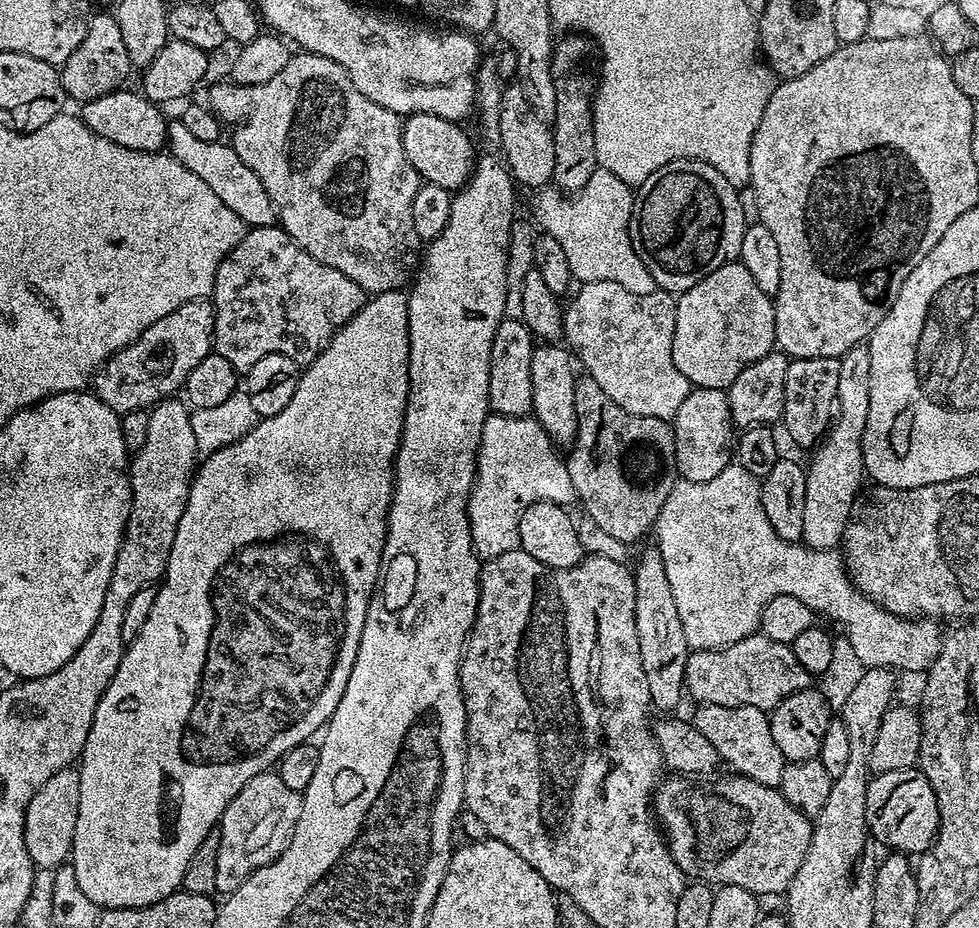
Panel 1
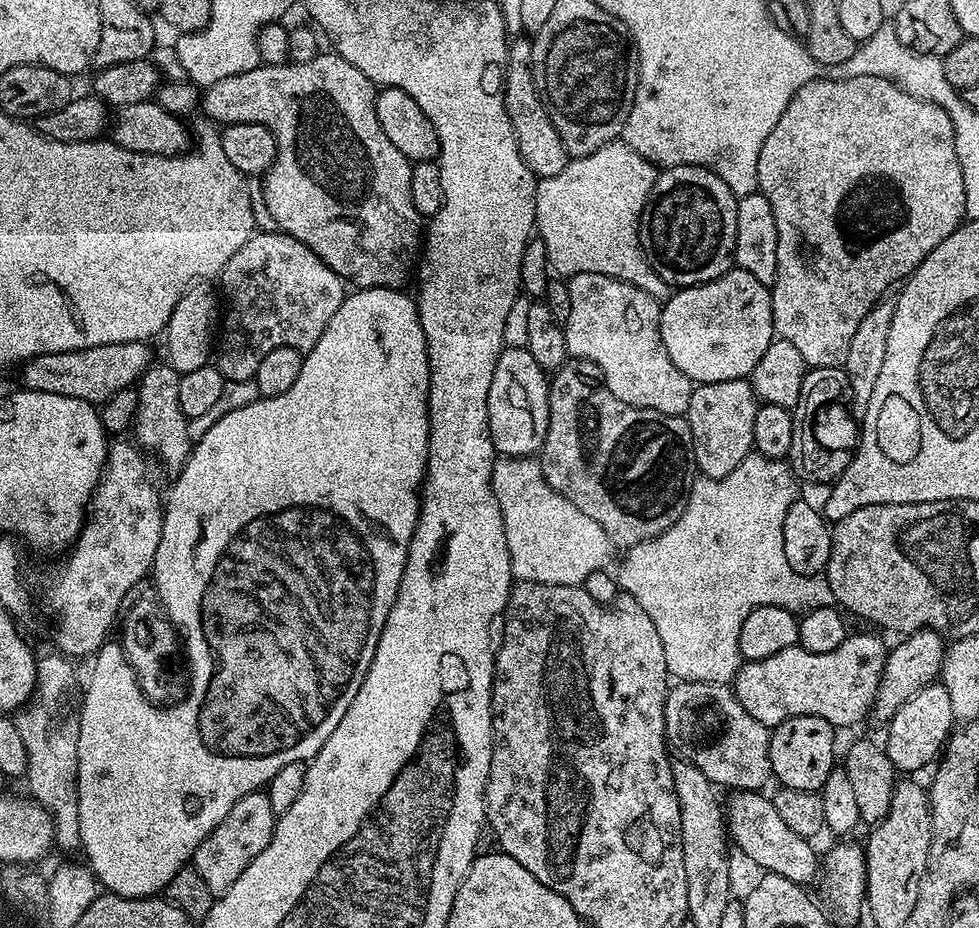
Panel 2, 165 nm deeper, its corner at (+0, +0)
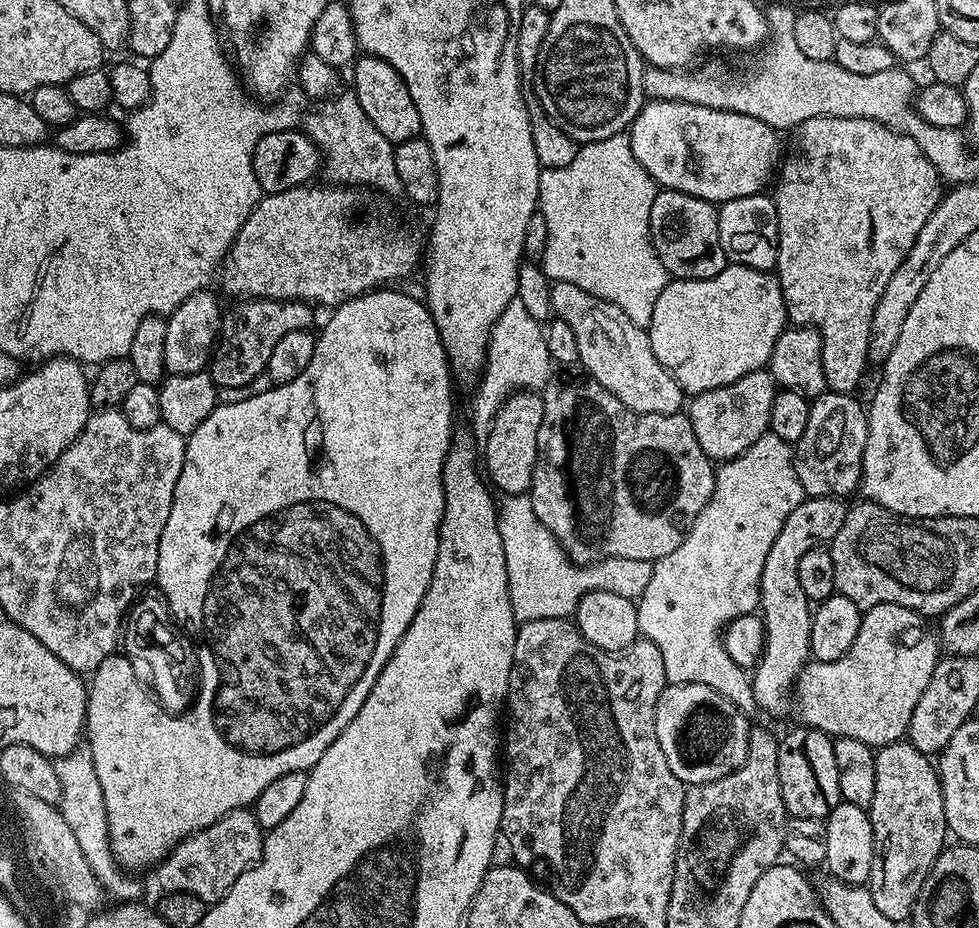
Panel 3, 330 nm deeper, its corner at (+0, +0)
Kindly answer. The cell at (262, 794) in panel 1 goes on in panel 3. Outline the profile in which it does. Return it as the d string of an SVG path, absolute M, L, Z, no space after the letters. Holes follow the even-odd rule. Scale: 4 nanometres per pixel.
M248 808L230 810L218 822L188 836L160 861L155 869L156 880L164 892L194 894L205 906L217 904L234 886L237 878L260 859L265 833L258 826L255 811Z

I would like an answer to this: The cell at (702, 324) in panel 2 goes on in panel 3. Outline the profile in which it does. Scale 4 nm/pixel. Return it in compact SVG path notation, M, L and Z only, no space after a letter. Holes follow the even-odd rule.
M729 263L718 274L714 274L714 278L702 278L701 280L669 279L662 294L658 294L658 302L654 302L654 314L648 319L646 331L650 338L650 346L654 350L654 358L658 358L658 362L662 362L662 366L666 366L666 370L676 379L678 386L685 394L695 394L714 390L718 386L726 386L730 382L738 382L738 378L742 378L746 374L761 371L767 365L770 354L774 350L774 342L778 342L778 338L788 323L788 307L782 294L780 277L776 275L775 271L763 272L762 270L754 270L750 266Z

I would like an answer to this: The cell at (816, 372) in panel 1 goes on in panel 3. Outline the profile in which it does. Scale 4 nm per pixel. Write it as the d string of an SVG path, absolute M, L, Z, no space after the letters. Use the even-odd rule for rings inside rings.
M825 390L810 403L810 419L800 441L794 445L794 459L798 482L802 482L804 495L808 498L829 498L828 496L848 496L860 488L862 458L868 437L868 414L865 405L859 403L855 395L847 392Z

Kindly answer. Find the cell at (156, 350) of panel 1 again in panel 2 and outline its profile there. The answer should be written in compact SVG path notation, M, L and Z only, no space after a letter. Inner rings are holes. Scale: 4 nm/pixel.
M145 341L118 342L106 346L90 346L69 352L42 354L24 361L19 369L20 380L30 392L62 394L66 398L78 398L82 402L99 406L105 404L118 390L133 387L153 363L154 357Z

